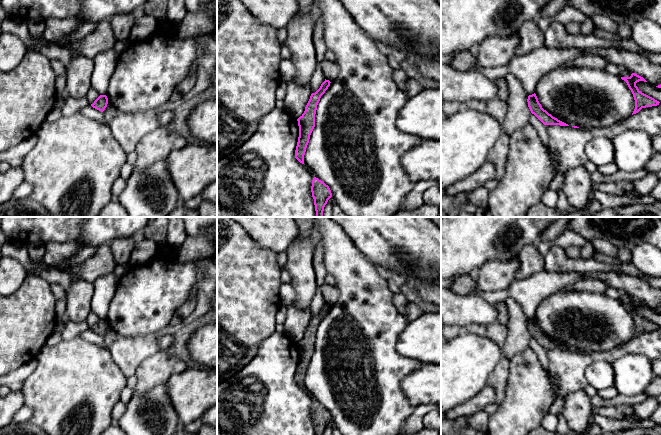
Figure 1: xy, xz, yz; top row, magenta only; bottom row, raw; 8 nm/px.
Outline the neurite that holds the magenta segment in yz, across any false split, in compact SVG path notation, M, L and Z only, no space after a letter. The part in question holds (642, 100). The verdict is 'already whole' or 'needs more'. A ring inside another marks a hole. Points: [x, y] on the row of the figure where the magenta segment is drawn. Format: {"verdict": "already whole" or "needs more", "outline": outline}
{"verdict": "already whole", "outline": "M632 73L630 77L621 77L621 79L627 83L629 89L631 90L633 94L634 100L635 100L635 109L632 115L638 113L642 108L659 105L660 103L659 101L642 93L636 86L636 83L639 81L647 82L643 77L635 73Z"}

